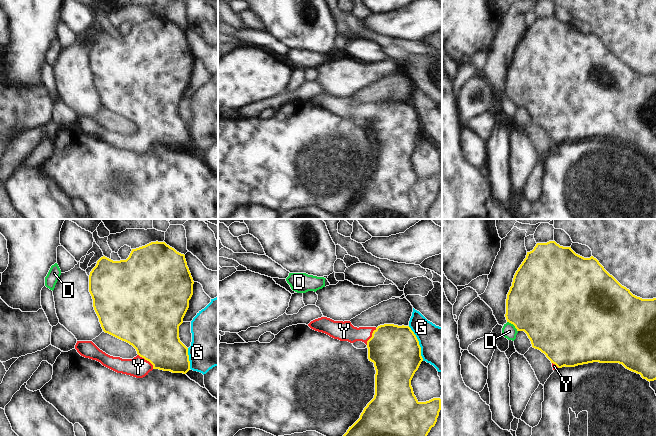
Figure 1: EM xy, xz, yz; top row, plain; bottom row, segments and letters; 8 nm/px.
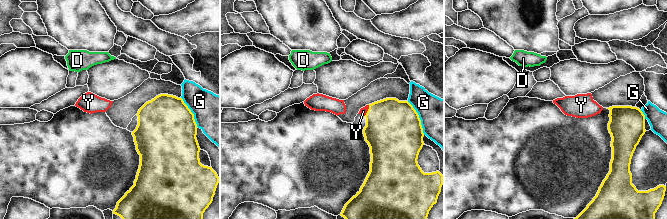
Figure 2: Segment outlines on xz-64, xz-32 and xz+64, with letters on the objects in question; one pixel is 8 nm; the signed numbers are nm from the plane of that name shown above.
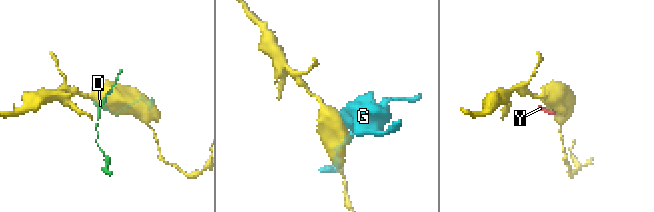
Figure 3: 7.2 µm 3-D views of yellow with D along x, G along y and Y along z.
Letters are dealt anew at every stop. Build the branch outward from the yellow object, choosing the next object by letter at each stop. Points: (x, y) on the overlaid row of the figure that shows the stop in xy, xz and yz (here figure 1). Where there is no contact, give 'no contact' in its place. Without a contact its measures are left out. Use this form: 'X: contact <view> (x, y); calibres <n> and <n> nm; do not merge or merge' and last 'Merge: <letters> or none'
D: contact yz (513, 324); calibres 480 and 120 nm; do not merge
G: contact xz (418, 343); calibres 400 and 320 nm; do not merge
Y: contact xy (147, 360); calibres 420 and 170 nm; merge
Merge: Y

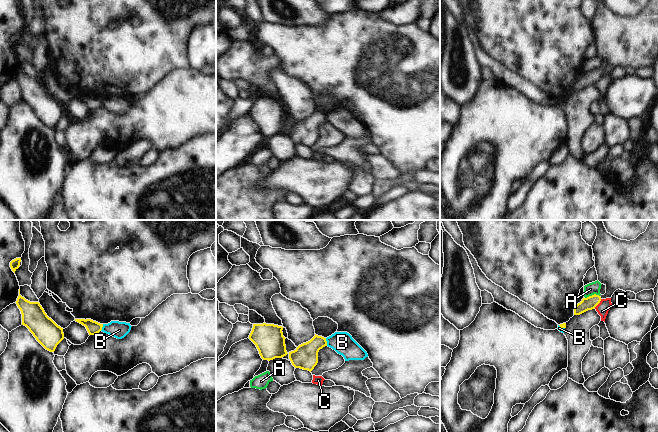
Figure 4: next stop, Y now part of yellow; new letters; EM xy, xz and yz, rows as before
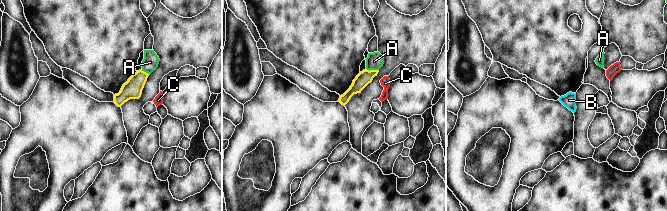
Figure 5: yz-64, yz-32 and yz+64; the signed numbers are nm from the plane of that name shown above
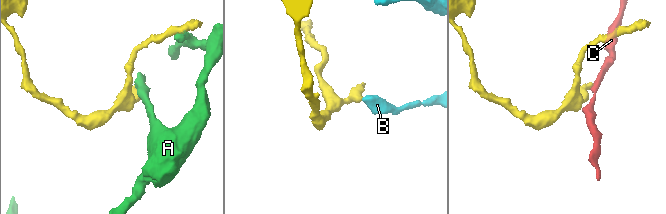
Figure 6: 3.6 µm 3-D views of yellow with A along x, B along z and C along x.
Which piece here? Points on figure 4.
A: contact yz (592, 295); calibres 110 and 100 nm; do not merge
B: contact xz (326, 342); calibres 200 and 180 nm; do not merge
C: contact yz (598, 303); calibres 110 and 100 nm; do not merge
Merge: none

